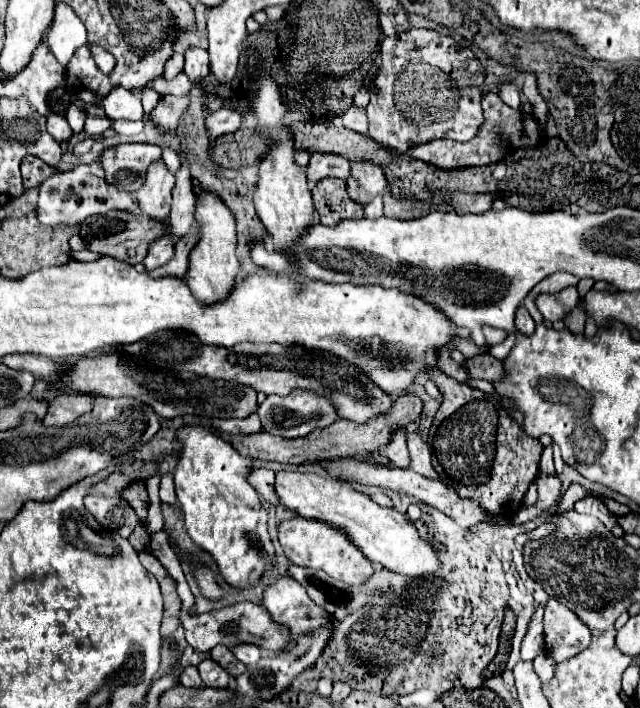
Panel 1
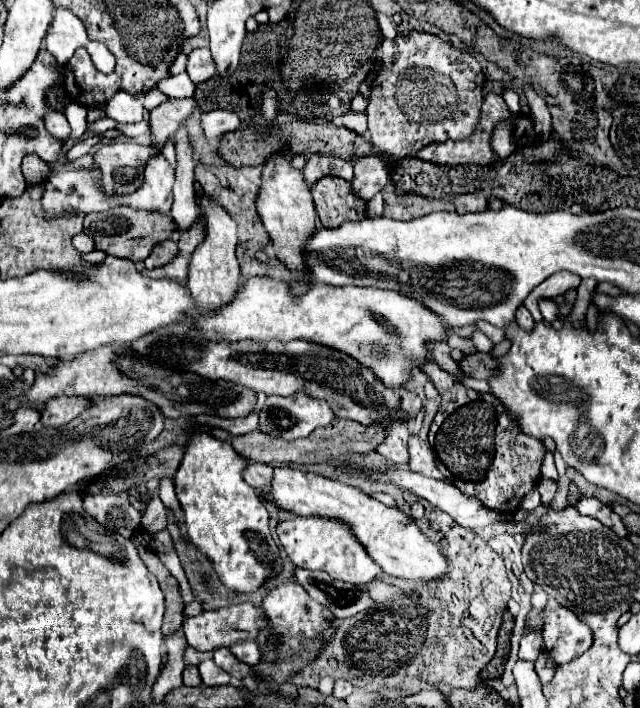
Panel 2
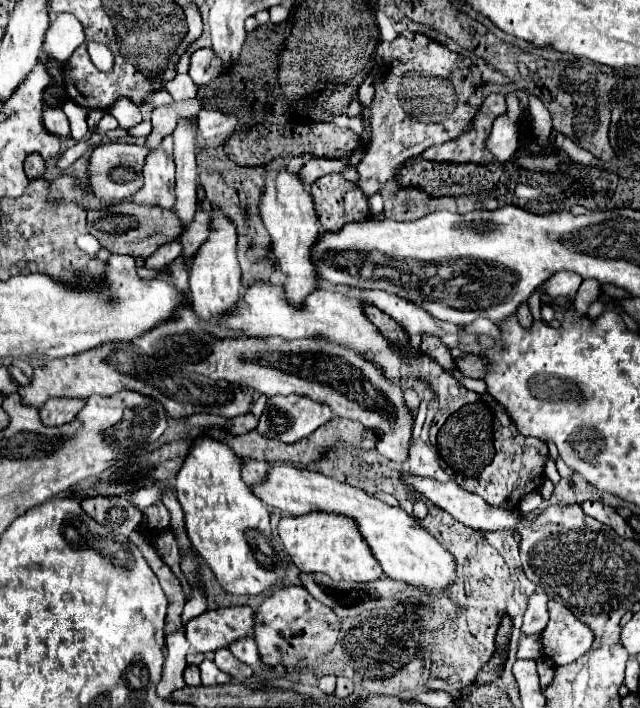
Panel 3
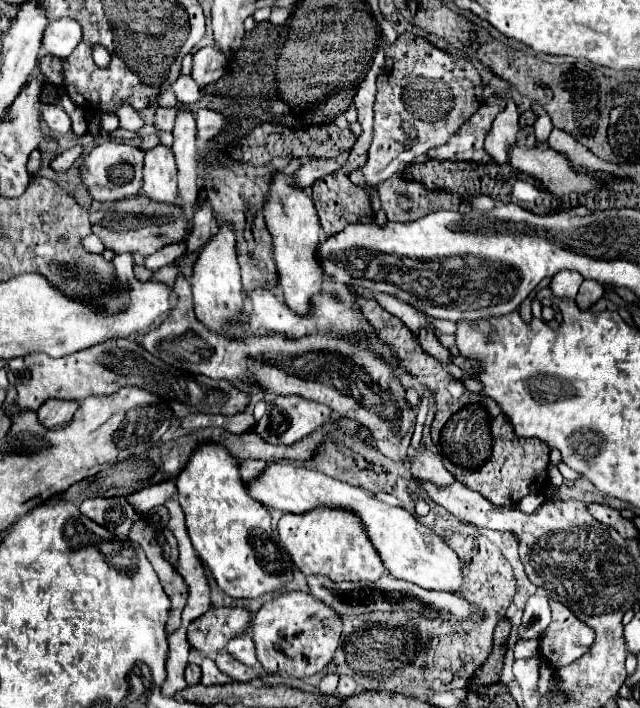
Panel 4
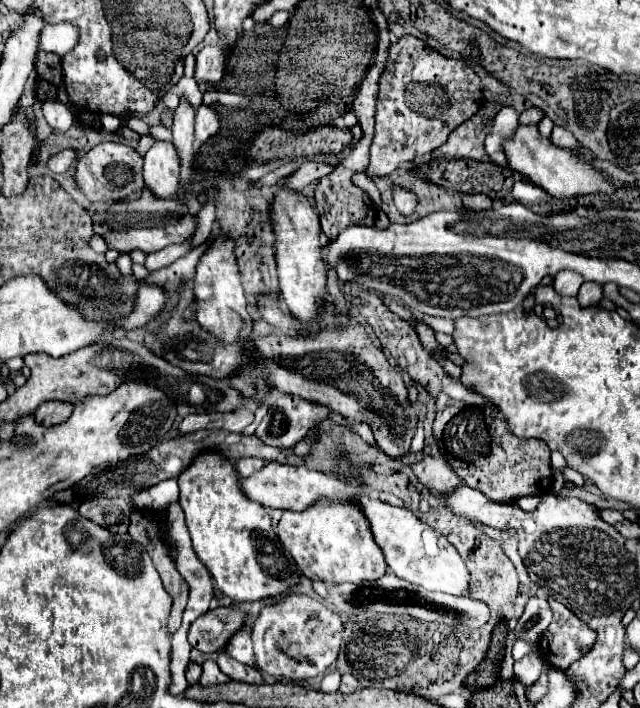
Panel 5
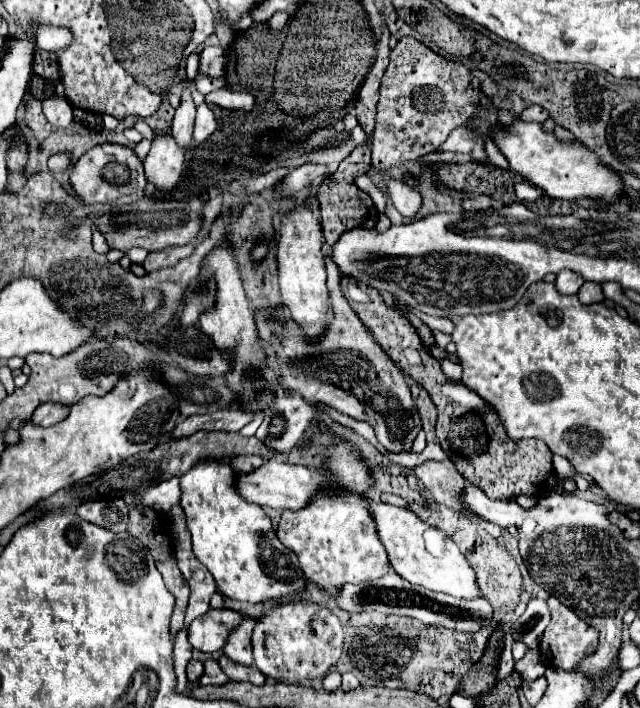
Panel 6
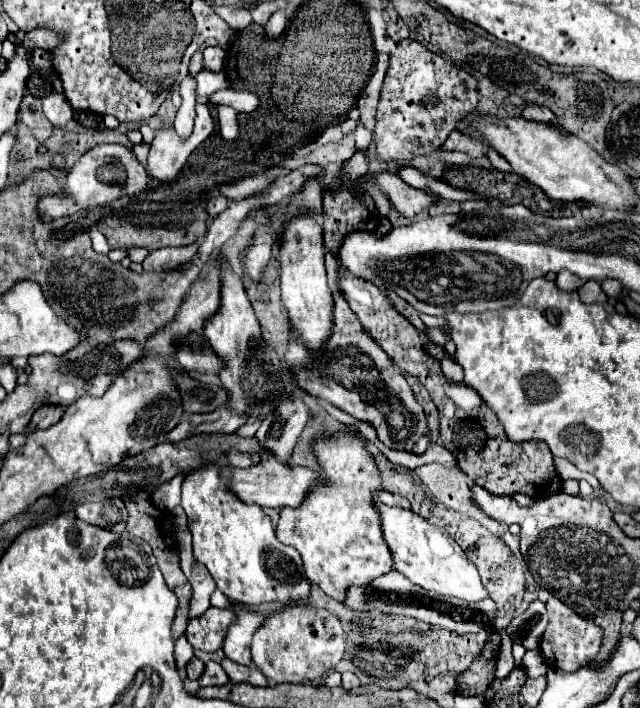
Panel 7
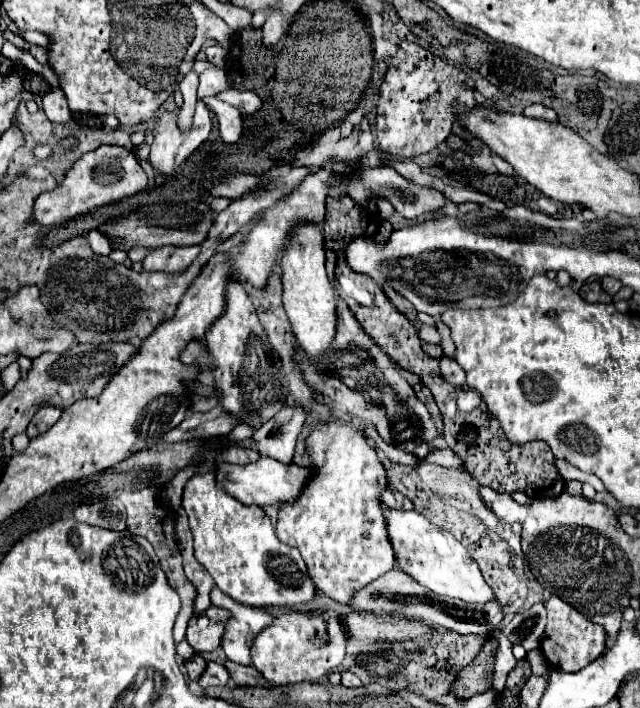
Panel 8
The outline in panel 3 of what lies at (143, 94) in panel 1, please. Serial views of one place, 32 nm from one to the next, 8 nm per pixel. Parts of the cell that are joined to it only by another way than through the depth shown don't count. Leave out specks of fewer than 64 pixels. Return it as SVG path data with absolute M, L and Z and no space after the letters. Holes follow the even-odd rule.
M158 90L158 92L154 92L154 94L144 98L144 104L152 106L152 108L162 106L162 104L170 104L170 102L172 102L172 96L168 92L164 92L164 90Z

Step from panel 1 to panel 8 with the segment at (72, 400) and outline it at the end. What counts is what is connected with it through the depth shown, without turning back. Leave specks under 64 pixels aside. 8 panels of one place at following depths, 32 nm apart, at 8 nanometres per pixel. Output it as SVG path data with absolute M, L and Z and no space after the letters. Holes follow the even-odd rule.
M44 406L44 408L40 408L40 410L34 414L32 422L28 424L26 434L28 434L30 438L34 438L34 436L38 436L40 432L46 432L50 426L54 426L54 424L58 422L60 416L62 416L62 410L56 408L56 406Z

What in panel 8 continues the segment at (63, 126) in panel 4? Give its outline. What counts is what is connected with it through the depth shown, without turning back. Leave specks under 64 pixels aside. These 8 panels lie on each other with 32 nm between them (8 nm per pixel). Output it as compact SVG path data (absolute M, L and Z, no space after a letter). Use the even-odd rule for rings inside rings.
M52 90L48 92L44 98L44 112L48 116L50 122L58 122L58 124L66 124L72 118L72 112L66 104L66 96L62 90Z

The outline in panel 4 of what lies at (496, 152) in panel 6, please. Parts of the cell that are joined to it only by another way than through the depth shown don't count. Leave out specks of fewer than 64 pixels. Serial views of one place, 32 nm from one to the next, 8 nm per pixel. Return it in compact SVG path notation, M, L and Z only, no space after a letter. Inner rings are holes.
M508 98L506 110L496 116L492 130L486 136L486 152L500 164L508 162L510 150L516 146L516 136L518 136L518 130L520 130L518 118L520 118L518 106L512 98Z

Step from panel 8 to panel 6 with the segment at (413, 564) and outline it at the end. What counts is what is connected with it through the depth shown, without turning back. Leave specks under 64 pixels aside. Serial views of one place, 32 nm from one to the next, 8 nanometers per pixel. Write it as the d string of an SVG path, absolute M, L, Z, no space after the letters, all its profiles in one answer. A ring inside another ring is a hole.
M368 502L368 512L376 524L378 538L388 554L392 570L402 576L404 580L418 584L422 588L428 588L432 592L444 592L456 598L468 598L474 600L480 596L476 588L476 574L464 560L464 554L448 540L448 536L430 524L422 522L412 510L390 506L384 502Z

